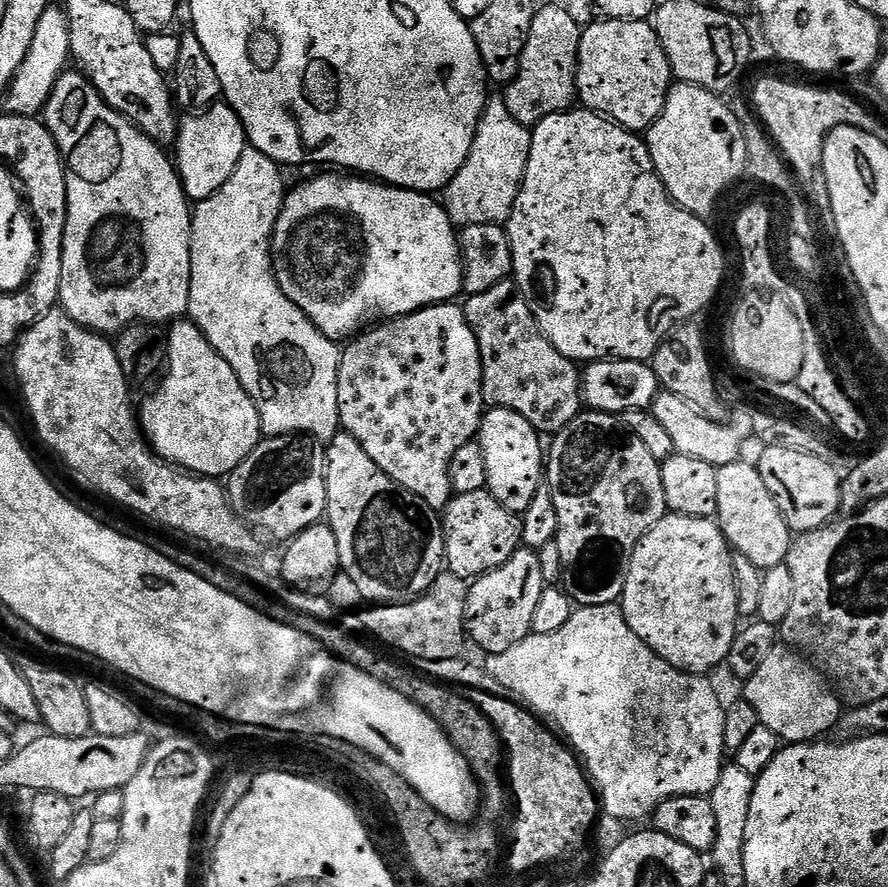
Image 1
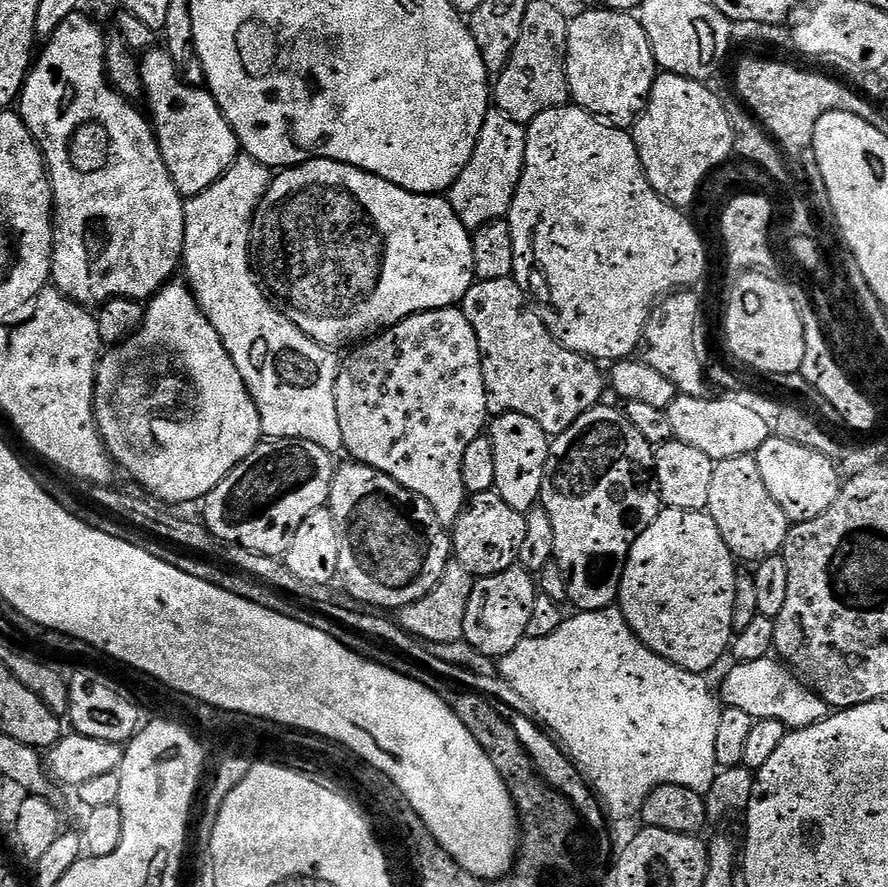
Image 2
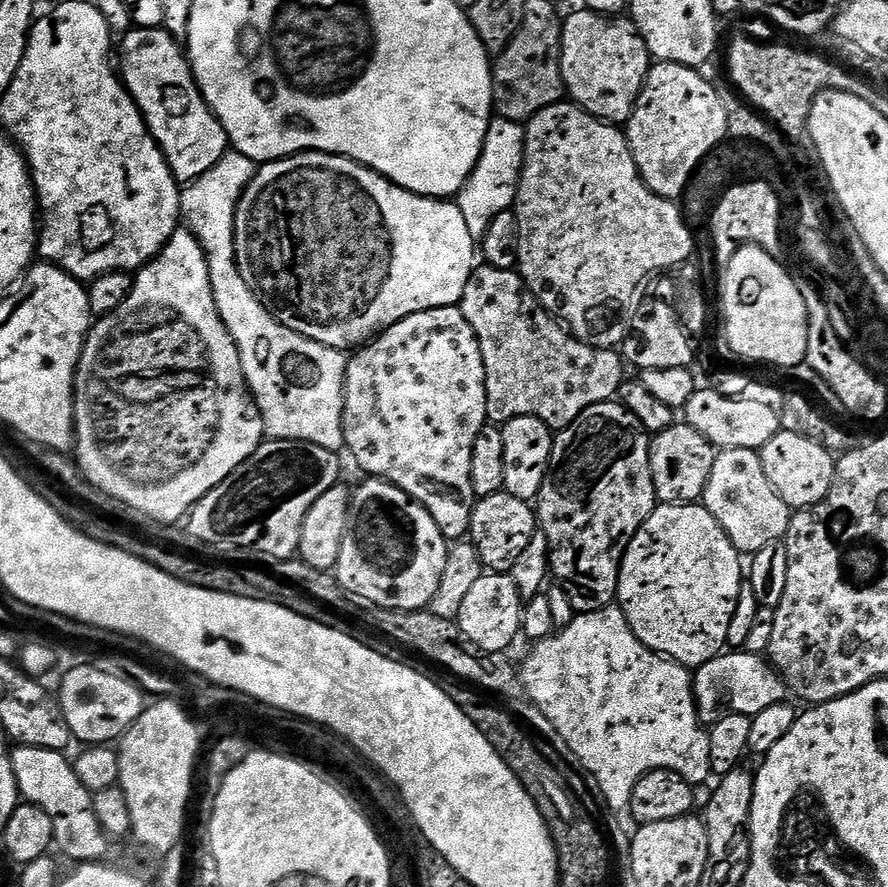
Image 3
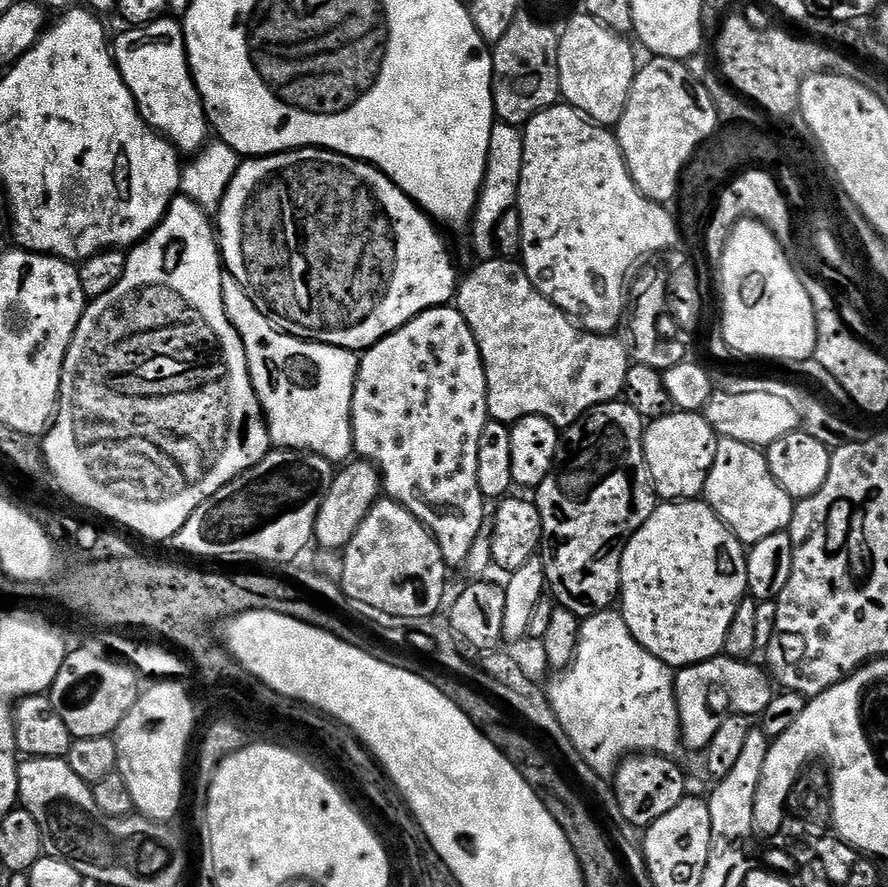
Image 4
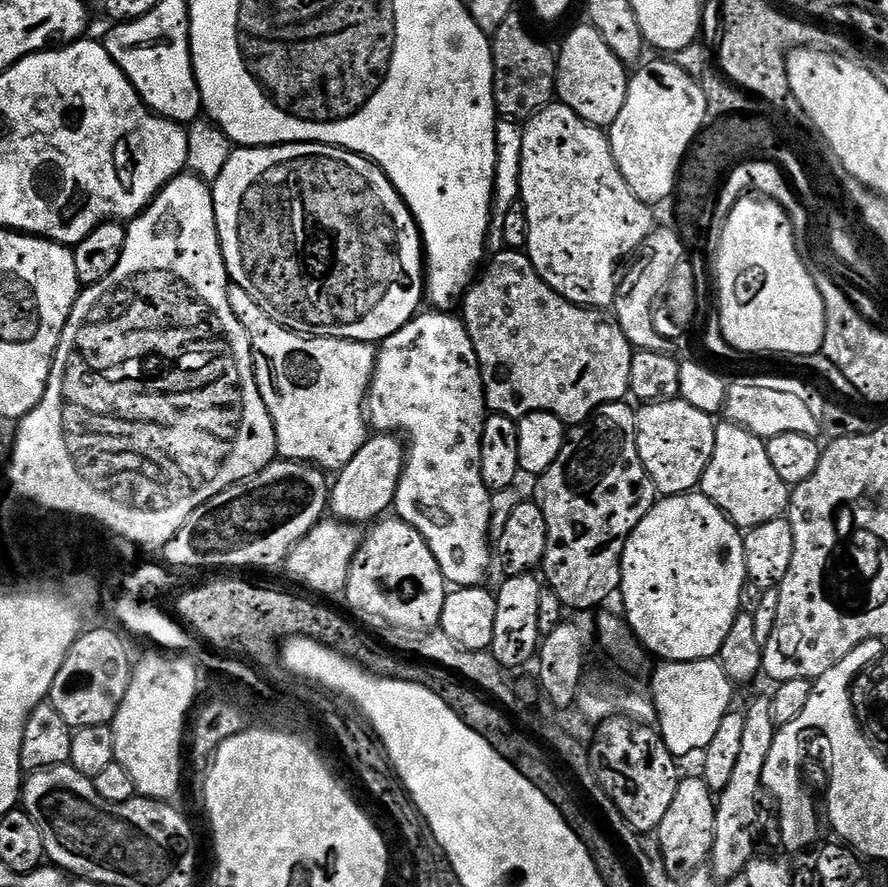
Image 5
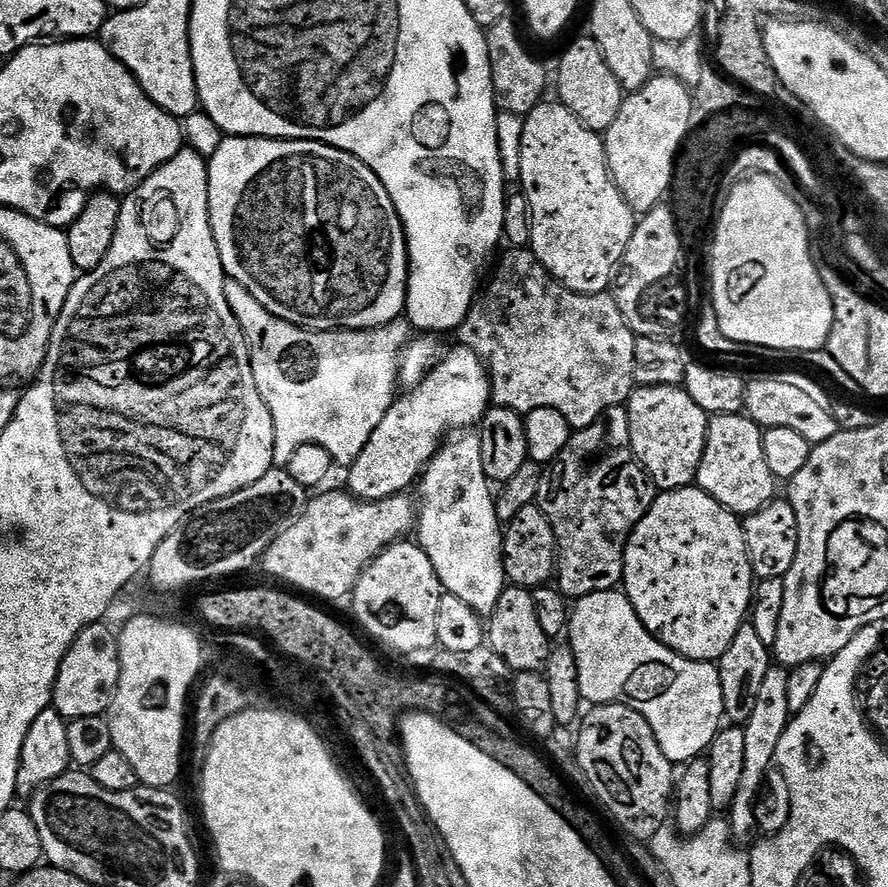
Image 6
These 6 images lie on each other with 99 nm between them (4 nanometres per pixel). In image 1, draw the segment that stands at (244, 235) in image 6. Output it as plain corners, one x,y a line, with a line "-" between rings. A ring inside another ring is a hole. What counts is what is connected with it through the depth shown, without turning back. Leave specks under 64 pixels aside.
336,170
321,172
324,172
321,176
312,176
309,180
302,181
293,192
291,189
285,195
278,222
272,231
272,272
276,275
276,284
282,290
282,294
286,294
286,298
290,298
302,310
302,314
306,314
310,322
314,322
319,332
326,334
331,340
344,342
377,322
395,320
397,316
408,316
411,312
429,308
432,304
446,304
455,301
456,295
461,295
464,286
464,262
460,259
458,228
435,195
411,192
408,188
394,188
390,184
365,178
360,174
341,174

